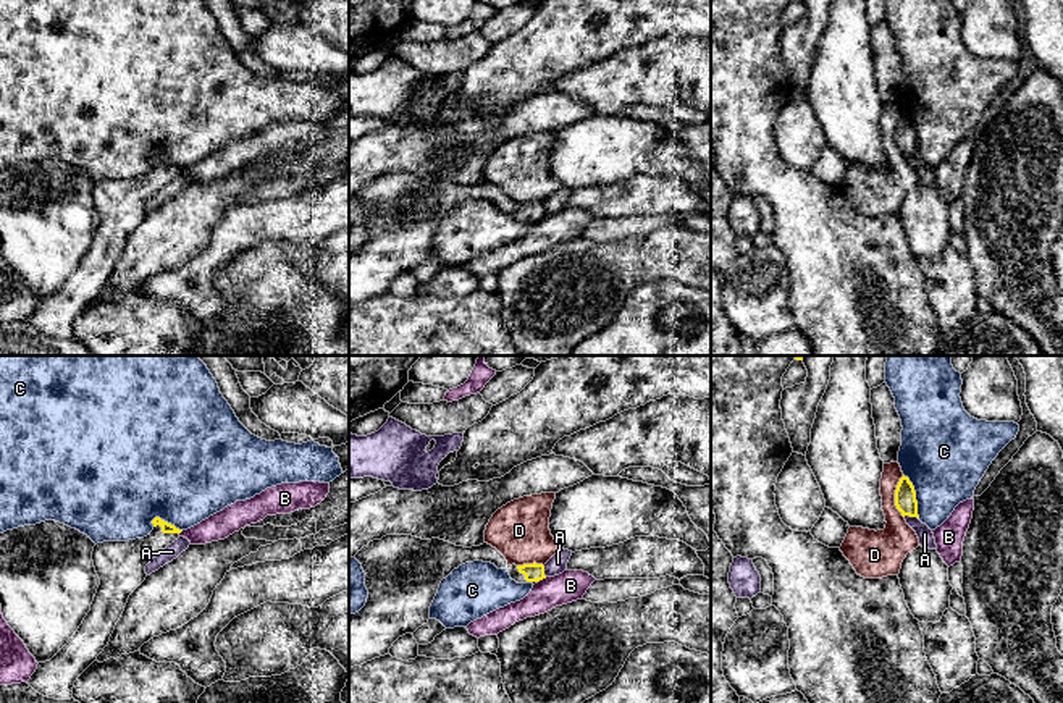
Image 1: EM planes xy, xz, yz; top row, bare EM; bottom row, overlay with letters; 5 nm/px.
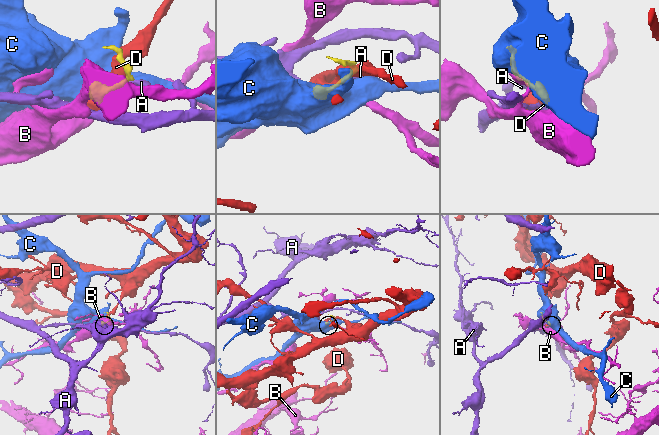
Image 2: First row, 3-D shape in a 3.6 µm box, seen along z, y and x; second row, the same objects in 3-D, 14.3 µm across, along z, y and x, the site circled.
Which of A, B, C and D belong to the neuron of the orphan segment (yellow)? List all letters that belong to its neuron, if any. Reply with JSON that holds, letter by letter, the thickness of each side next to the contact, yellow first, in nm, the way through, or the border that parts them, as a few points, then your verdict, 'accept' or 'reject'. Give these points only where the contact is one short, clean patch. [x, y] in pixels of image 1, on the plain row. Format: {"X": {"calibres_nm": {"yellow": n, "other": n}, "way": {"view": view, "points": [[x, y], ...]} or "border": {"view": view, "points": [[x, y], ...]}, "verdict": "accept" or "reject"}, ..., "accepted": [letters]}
{"A": {"calibres_nm": {"yellow": 110, "other": 80}, "verdict": "reject"}, "B": {"calibres_nm": {"yellow": 100, "other": 160}, "border": {"view": "xz", "points": [[546, 215], [538, 220]]}, "verdict": "reject"}, "C": {"calibres_nm": {"yellow": 110, "other": 420}, "verdict": "reject"}, "D": {"calibres_nm": {"yellow": 110, "other": 180}, "verdict": "reject"}, "accepted": []}

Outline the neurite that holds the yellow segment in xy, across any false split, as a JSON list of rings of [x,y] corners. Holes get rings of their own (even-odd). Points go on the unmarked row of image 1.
[[[155,155],[153,168],[129,179],[97,181],[92,189],[100,223],[78,270],[45,301],[39,301],[27,322],[40,333],[71,338],[78,315],[108,283],[129,233],[145,218],[145,204],[183,168]]]

